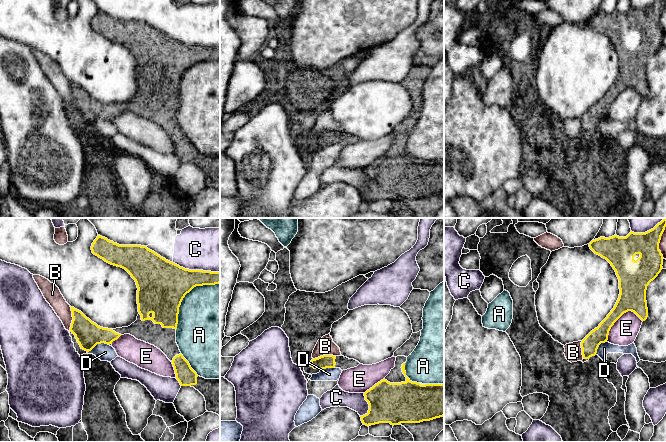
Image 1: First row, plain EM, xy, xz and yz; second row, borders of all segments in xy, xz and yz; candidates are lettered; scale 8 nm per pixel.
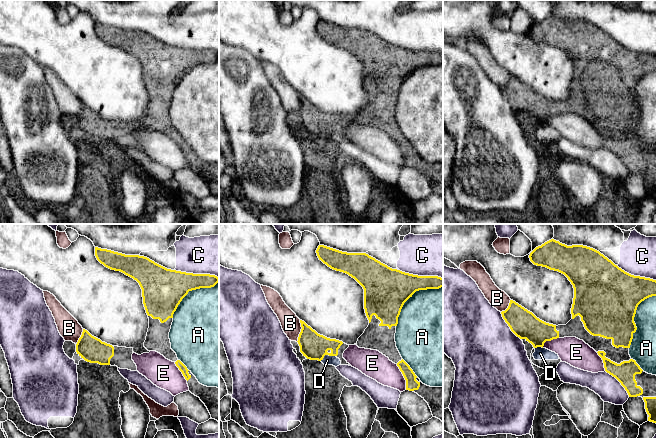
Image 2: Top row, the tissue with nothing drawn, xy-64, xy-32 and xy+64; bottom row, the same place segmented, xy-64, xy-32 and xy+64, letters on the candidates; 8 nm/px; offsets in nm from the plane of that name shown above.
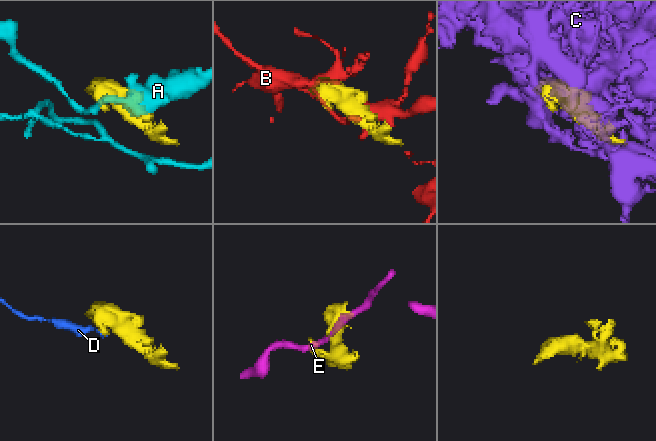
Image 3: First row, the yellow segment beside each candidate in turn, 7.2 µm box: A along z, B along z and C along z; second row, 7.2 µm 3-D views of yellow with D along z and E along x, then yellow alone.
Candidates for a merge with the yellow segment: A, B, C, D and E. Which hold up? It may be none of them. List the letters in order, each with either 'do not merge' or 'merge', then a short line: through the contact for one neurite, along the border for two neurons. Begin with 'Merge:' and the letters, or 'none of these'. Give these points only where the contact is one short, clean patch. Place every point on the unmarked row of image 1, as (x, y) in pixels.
Merge: none of these
A: do not merge
B: do not merge
C: do not merge
D: do not merge; line xy (107, 119), (97, 119), (87, 128)
E: do not merge

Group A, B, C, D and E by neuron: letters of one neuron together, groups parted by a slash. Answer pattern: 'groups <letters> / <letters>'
groups A / B / C / D / E

